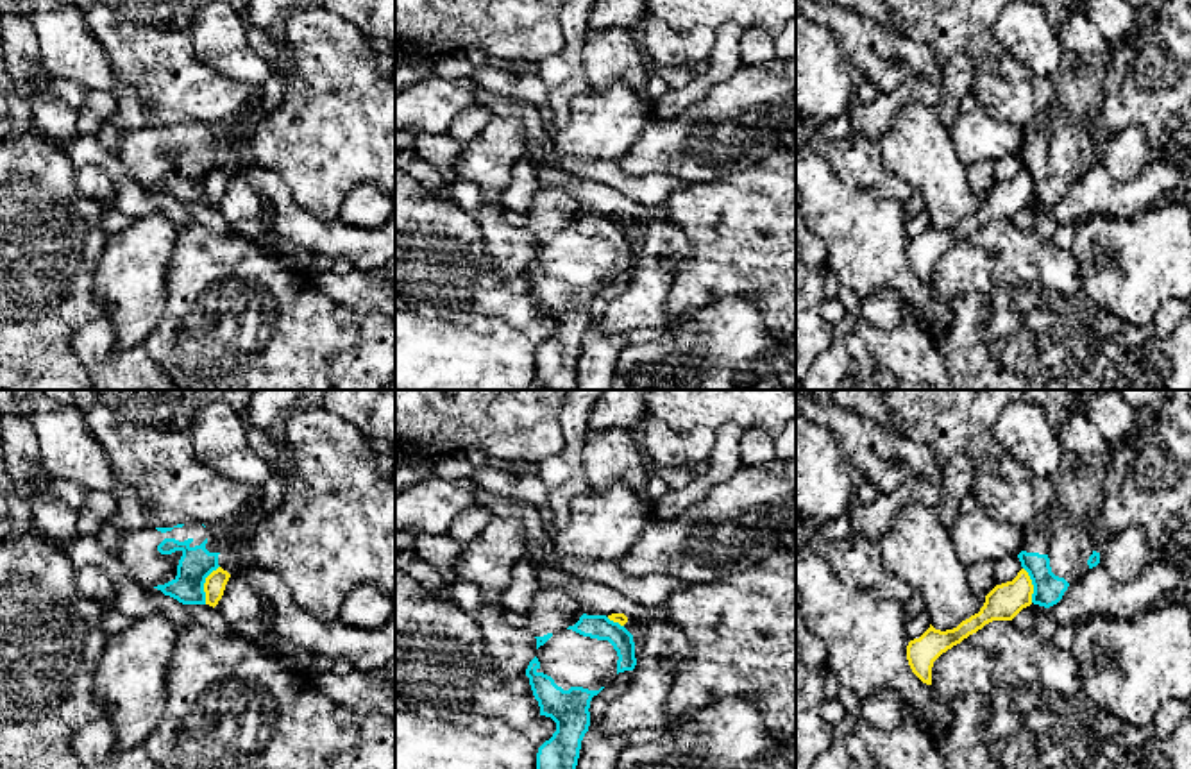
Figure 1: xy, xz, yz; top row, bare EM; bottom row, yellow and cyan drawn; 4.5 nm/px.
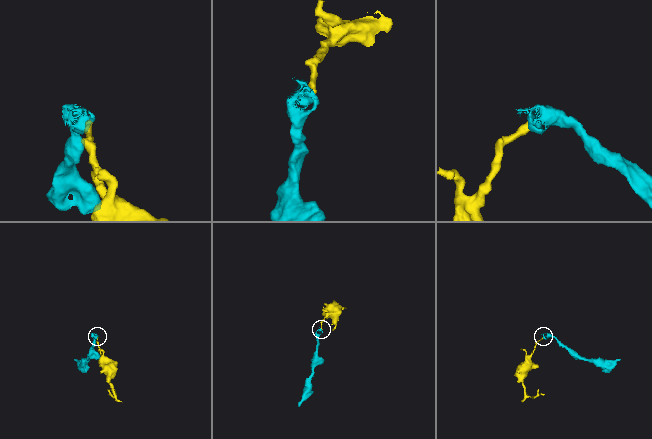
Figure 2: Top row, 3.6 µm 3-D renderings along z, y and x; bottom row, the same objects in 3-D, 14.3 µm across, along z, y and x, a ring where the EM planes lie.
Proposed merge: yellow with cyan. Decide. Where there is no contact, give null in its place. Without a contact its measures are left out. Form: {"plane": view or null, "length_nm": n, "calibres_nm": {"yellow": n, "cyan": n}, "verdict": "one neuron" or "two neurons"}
{"plane": "xy", "length_nm": 190, "calibres_nm": {"yellow": 100, "cyan": 150}, "verdict": "two neurons"}

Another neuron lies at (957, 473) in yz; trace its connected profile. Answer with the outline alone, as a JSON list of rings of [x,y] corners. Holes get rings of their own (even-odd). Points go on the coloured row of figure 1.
[[[957,452],[944,465],[941,465],[942,490],[935,504],[935,511],[944,526],[948,526],[959,511],[962,499],[971,494],[975,479],[973,461]]]

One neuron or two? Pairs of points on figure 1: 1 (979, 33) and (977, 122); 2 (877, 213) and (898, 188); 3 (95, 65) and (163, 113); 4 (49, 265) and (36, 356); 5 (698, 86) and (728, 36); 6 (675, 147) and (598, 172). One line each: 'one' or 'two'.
1: two
2: two
3: two
4: one
5: one
6: two

